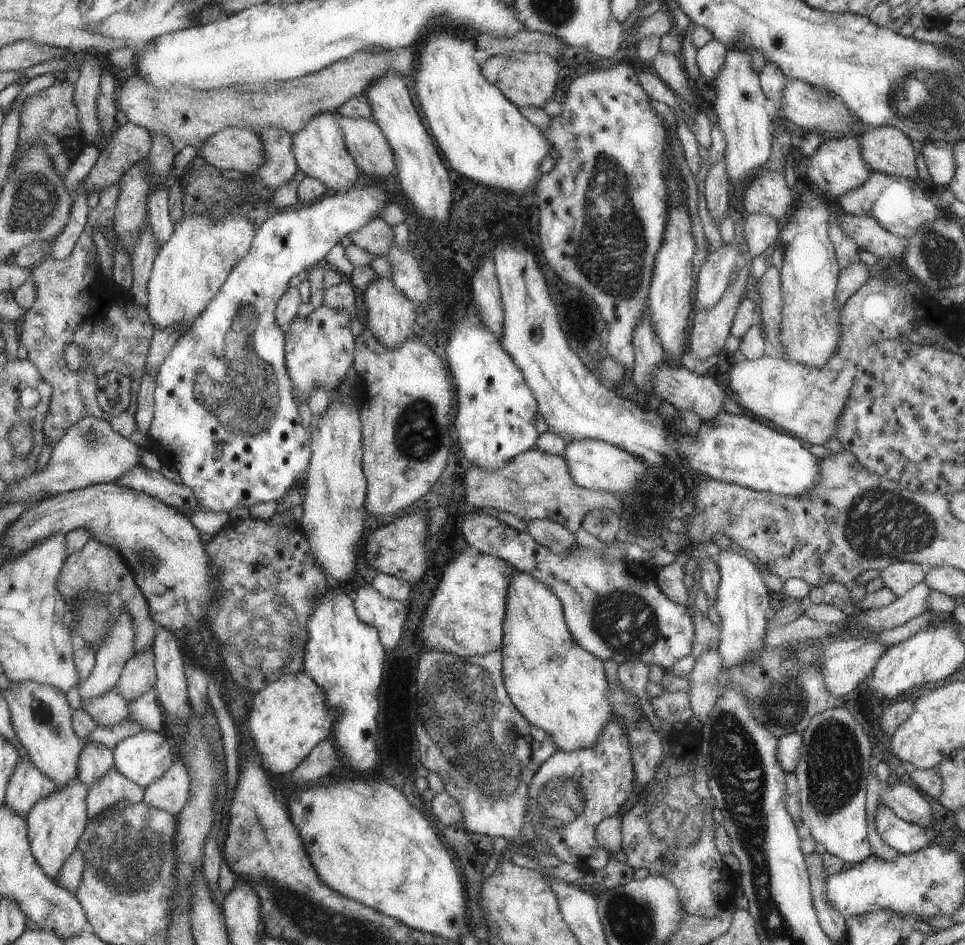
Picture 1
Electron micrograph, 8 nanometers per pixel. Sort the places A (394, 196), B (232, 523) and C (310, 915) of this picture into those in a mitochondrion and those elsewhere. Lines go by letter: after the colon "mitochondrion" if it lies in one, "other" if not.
A: other
B: other
C: mitochondrion

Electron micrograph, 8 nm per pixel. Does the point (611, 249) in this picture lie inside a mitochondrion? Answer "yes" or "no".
yes

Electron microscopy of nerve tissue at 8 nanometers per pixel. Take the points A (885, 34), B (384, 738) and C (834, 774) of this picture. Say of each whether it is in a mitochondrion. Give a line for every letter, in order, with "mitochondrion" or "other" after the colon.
A: other
B: other
C: mitochondrion

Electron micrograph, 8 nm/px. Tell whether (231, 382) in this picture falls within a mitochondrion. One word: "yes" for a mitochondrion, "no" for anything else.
yes

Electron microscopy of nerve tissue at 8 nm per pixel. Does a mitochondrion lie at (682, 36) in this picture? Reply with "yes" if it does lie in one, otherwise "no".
no

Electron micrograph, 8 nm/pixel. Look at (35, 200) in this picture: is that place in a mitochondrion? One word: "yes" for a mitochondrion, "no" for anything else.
yes

